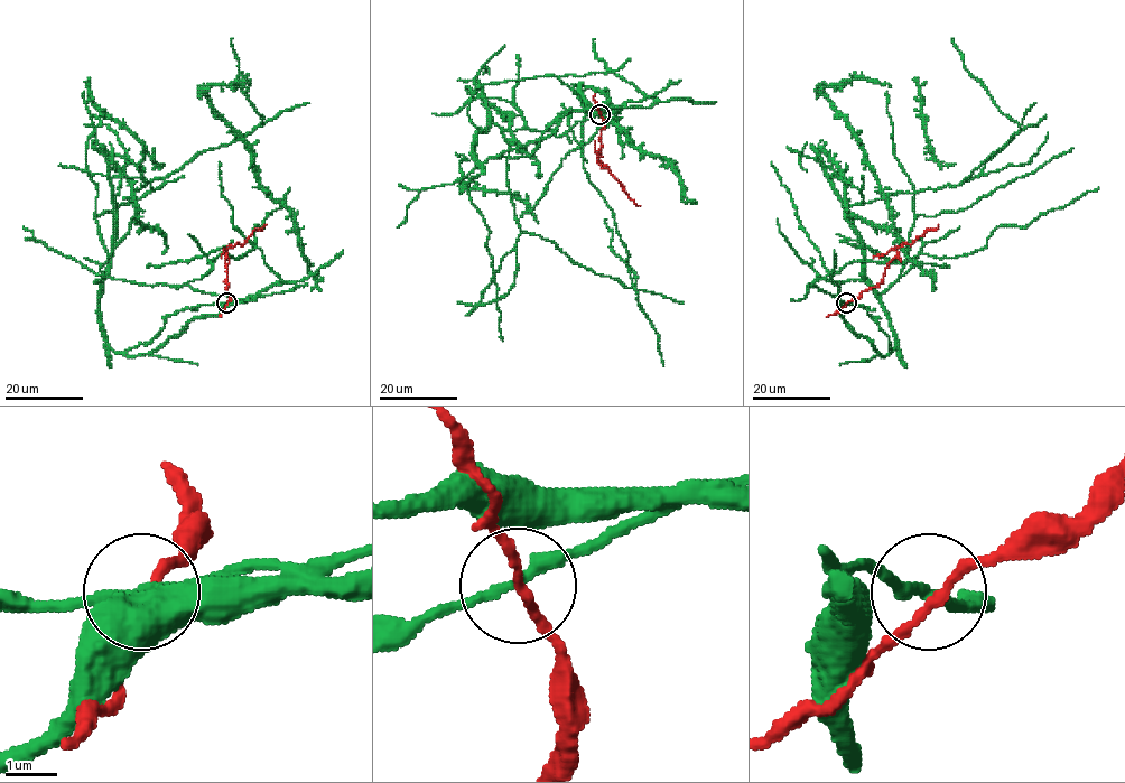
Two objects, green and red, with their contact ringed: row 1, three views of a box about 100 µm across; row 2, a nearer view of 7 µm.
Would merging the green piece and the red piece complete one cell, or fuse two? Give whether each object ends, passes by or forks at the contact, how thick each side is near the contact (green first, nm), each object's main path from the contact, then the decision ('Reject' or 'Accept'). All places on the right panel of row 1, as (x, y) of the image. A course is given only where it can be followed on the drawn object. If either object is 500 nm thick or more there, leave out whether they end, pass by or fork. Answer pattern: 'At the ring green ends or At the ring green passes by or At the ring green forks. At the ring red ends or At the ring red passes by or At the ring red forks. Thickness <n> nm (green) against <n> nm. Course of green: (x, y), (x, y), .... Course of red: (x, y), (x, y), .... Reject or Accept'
At the ring green passes by. At the ring red passes by. Thickness 240 nm (green) against 160 nm. Course of green: (846, 303), (890, 352), (864, 280), (808, 286), (853, 261), (970, 254), (1099, 187). Course of red: (846, 304), (881, 281), (886, 264), (896, 255), (896, 248), (912, 243), (938, 225). Reject

